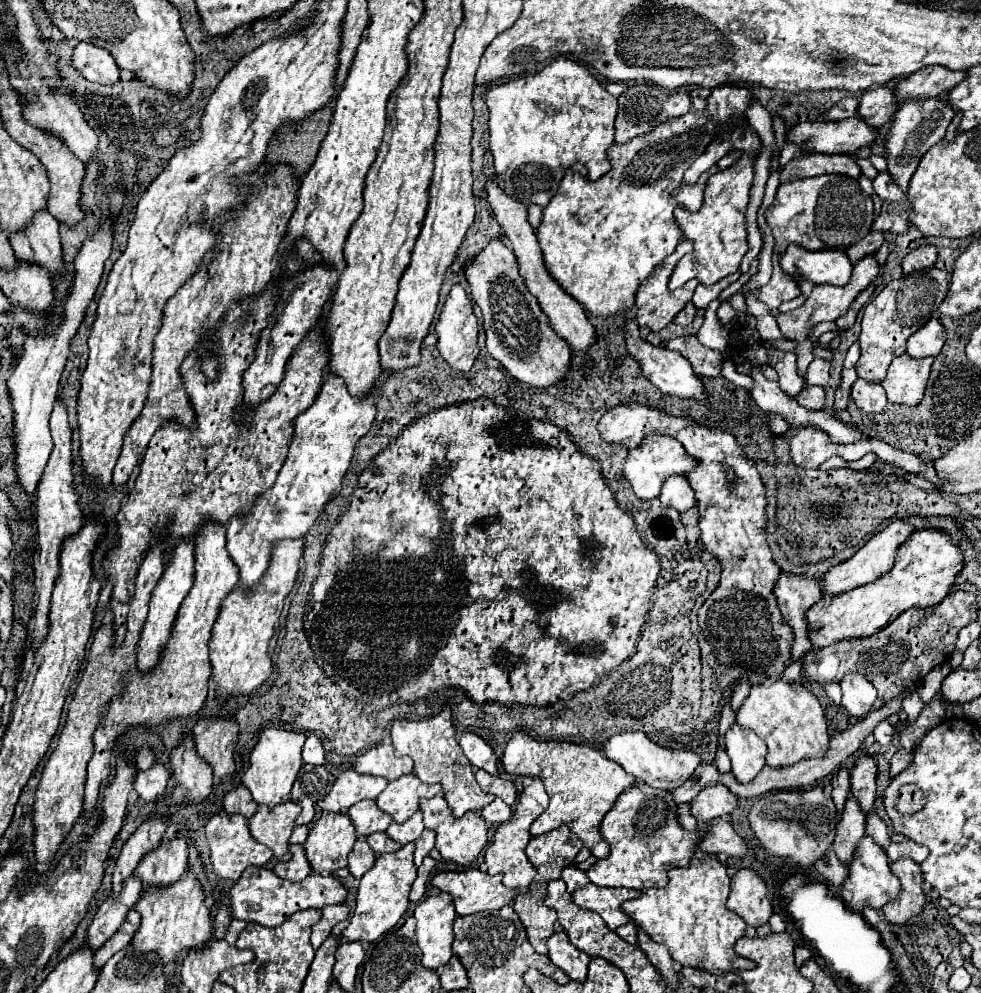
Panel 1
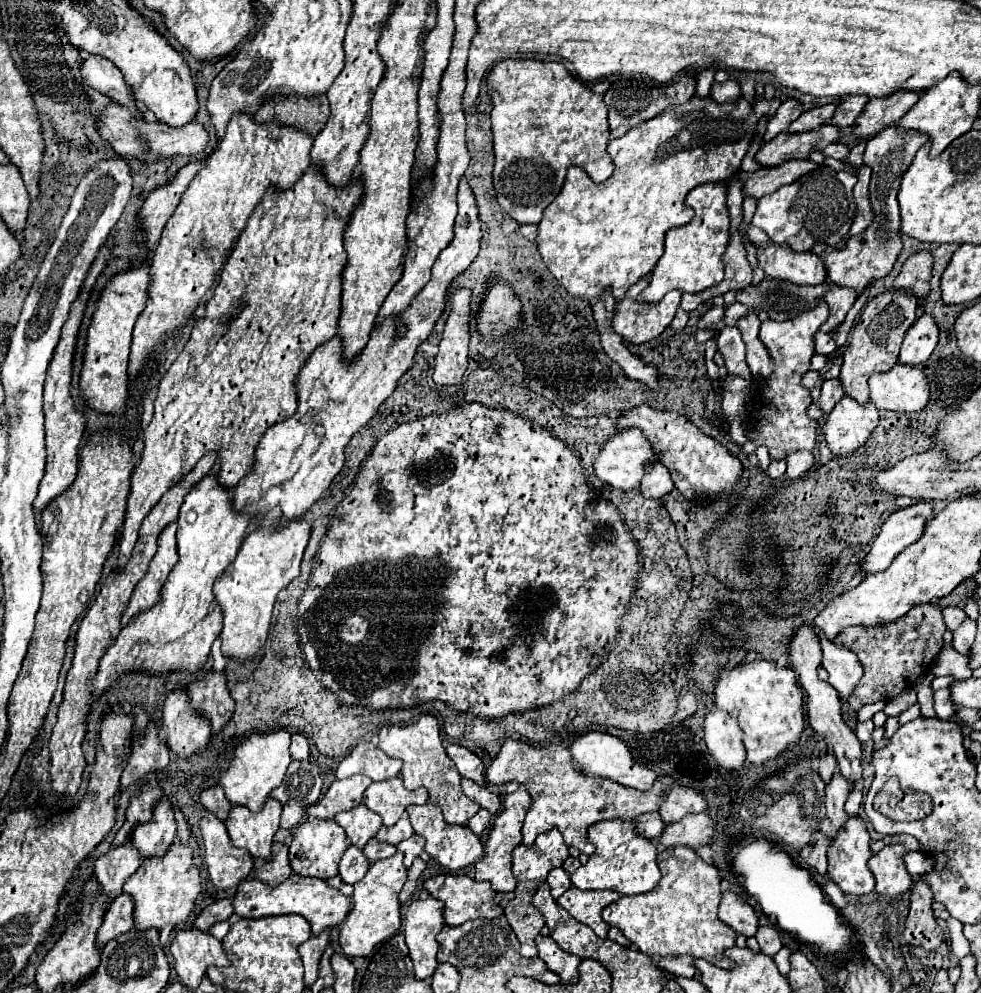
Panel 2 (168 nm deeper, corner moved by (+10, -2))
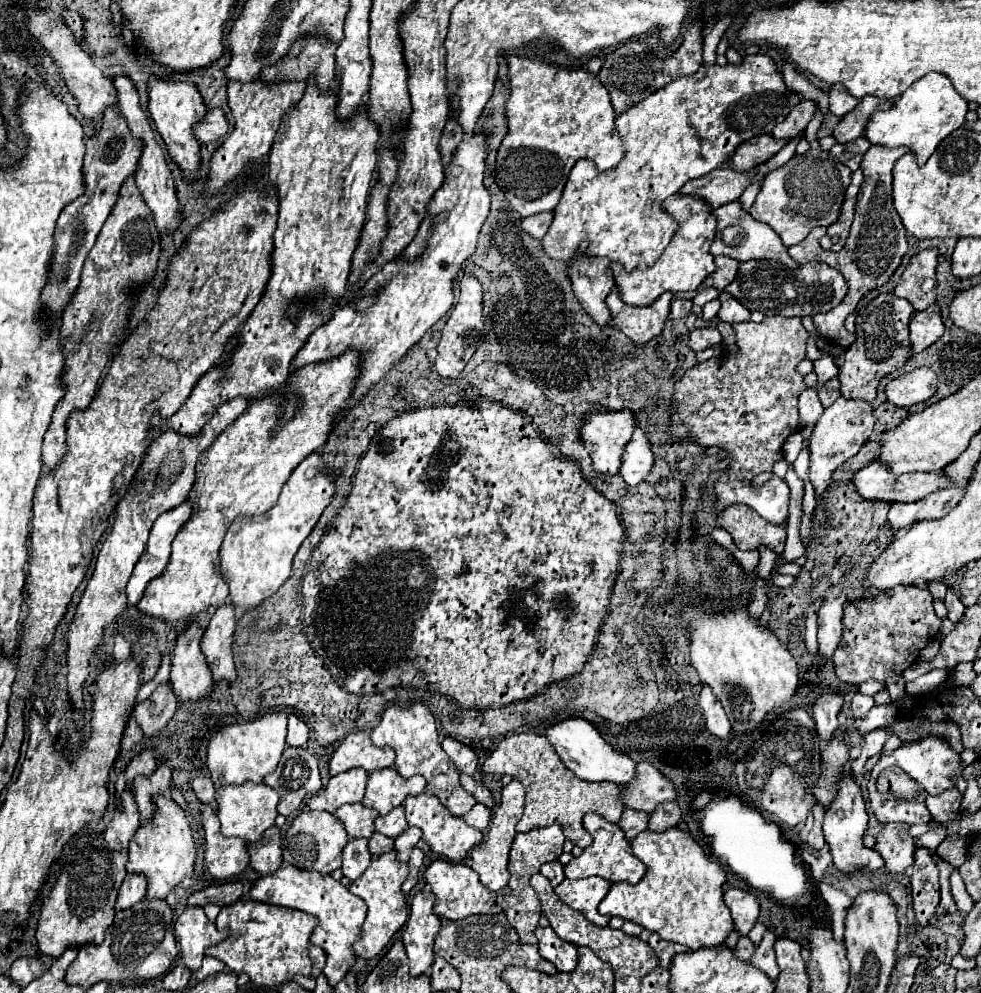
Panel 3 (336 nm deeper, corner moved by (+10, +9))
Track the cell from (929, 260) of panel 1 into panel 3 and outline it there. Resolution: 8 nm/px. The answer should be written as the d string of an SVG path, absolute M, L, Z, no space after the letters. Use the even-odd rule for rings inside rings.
M922 250L906 266L898 286L894 288L894 294L908 300L914 310L926 310L936 302L936 266L938 250Z

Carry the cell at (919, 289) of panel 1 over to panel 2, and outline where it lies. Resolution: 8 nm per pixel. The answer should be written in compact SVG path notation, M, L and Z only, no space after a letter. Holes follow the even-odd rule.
M890 289L886 293L872 297L866 303L860 321L854 325L852 335L848 339L850 345L842 355L840 381L844 385L846 395L854 397L858 403L868 401L868 377L878 371L888 371L896 365L902 339L918 319L916 309L918 309L918 297L914 297L906 289Z

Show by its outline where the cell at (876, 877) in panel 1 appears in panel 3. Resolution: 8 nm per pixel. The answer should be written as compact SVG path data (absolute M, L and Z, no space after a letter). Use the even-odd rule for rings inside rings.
M842 770L838 774L838 782L836 782L836 796L834 802L828 806L826 816L824 816L824 838L830 844L830 852L834 858L834 866L840 872L854 872L858 868L868 868L868 870L878 870L884 866L882 856L876 850L864 848L862 844L862 832L866 832L868 826L868 814L866 814L866 804L862 798L862 790L860 784L854 780L854 776L846 770Z

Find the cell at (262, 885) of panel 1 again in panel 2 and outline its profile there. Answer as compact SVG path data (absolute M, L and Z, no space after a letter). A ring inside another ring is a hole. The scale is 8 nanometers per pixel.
M292 873L284 883L276 885L276 887L270 887L258 879L244 879L238 885L238 891L234 895L232 905L234 905L234 913L240 919L262 919L262 917L270 917L270 915L298 913L298 915L308 919L308 923L312 925L312 933L318 935L326 927L340 925L346 919L352 903L338 889L328 887L326 881Z

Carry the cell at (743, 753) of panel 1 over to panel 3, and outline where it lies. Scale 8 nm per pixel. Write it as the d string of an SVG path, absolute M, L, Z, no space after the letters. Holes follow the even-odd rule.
M702 686L700 690L700 708L704 712L704 718L706 718L706 726L710 730L710 734L722 738L722 740L730 740L732 738L732 726L730 726L730 720L726 718L726 712L722 708L722 704L718 702L718 698L712 694L710 686Z

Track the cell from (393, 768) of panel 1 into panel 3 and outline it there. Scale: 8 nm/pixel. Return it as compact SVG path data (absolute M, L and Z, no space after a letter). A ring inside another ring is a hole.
M362 730L362 732L348 734L342 740L342 744L336 748L336 752L330 758L328 768L330 768L330 776L336 776L336 774L350 770L350 768L364 768L370 774L378 768L392 766L394 756L396 754L390 746L376 748L370 742L370 734Z

